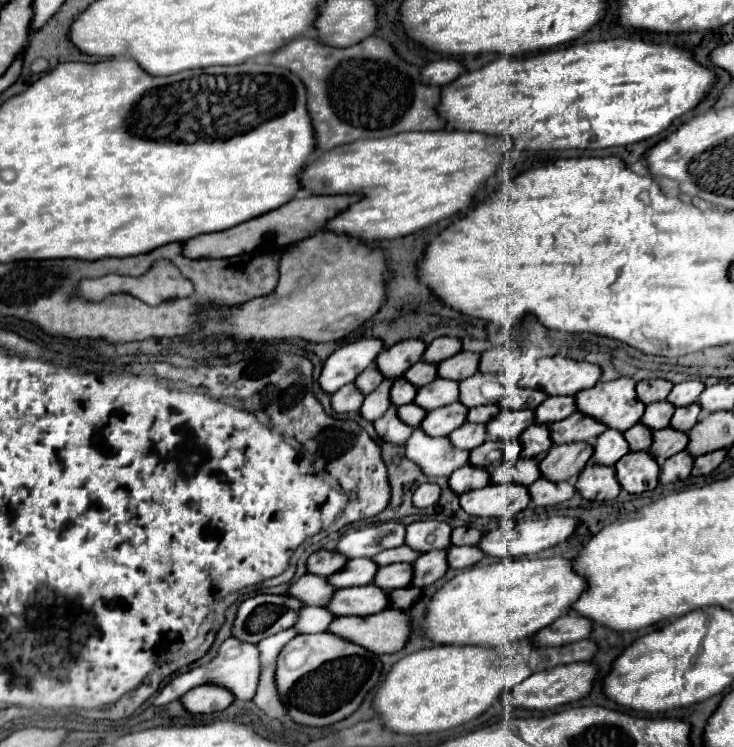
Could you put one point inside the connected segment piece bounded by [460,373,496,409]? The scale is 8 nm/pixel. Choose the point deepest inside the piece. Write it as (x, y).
(470, 395)

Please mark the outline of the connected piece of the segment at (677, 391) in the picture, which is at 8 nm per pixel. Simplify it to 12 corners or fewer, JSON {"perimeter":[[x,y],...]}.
{"perimeter":[[700,381],[674,385],[668,401],[674,407],[696,403],[704,385]]}

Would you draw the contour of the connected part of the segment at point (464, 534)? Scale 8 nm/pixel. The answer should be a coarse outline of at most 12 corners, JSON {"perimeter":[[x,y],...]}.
{"perimeter":[[456,527],[452,545],[478,545],[482,533],[476,527]]}

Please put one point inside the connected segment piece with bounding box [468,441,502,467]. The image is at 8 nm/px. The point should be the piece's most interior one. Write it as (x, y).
(478, 456)

